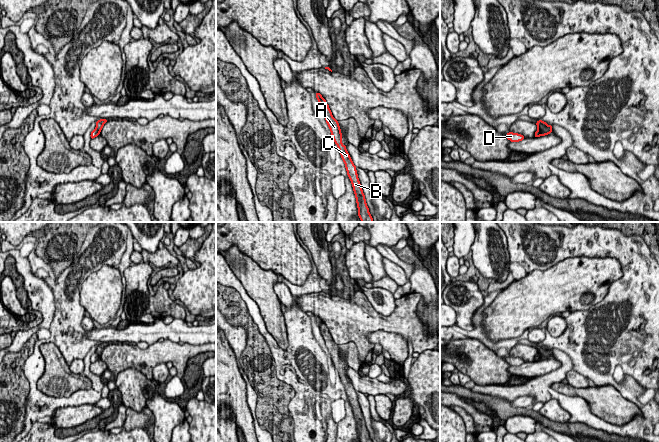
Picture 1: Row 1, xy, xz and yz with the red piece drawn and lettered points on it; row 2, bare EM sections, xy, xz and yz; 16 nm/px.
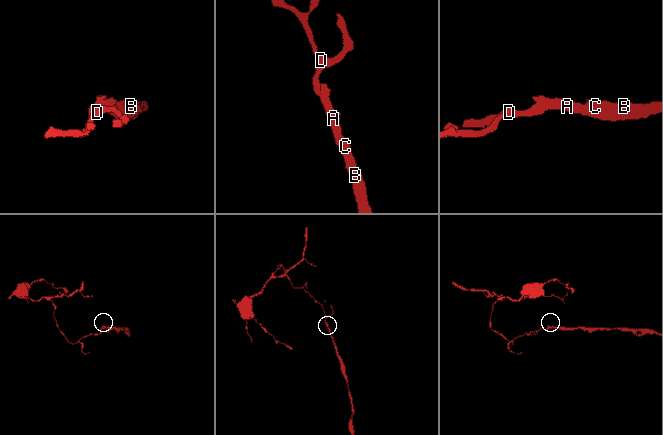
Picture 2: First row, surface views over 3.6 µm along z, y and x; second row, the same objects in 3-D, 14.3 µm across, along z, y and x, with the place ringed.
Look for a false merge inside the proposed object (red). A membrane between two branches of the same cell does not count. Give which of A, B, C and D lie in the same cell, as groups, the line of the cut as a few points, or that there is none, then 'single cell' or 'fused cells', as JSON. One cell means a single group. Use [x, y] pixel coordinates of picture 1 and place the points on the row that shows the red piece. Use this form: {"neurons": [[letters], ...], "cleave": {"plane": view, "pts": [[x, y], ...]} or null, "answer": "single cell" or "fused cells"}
{"neurons": [["A", "B", "C"], ["D"]], "cleave": {"plane": "yz", "pts": [[538, 127], [546, 134]]}, "answer": "fused cells"}

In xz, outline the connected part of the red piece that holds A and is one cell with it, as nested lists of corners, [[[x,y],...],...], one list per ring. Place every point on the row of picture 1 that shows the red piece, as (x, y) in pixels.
[[[322,98],[319,102],[321,110],[324,114],[326,123],[331,131],[331,135],[335,144],[339,148],[341,158],[344,161],[347,175],[352,183],[353,191],[356,197],[356,203],[358,208],[358,216],[362,222],[373,222],[373,218],[370,215],[369,208],[366,203],[365,195],[363,193],[356,166],[354,165],[346,146],[342,144],[342,134],[338,121],[333,117],[332,112],[327,104],[326,100]]]

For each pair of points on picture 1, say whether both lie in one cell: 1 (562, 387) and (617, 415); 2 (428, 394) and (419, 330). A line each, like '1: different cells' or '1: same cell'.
1: same cell
2: different cells

